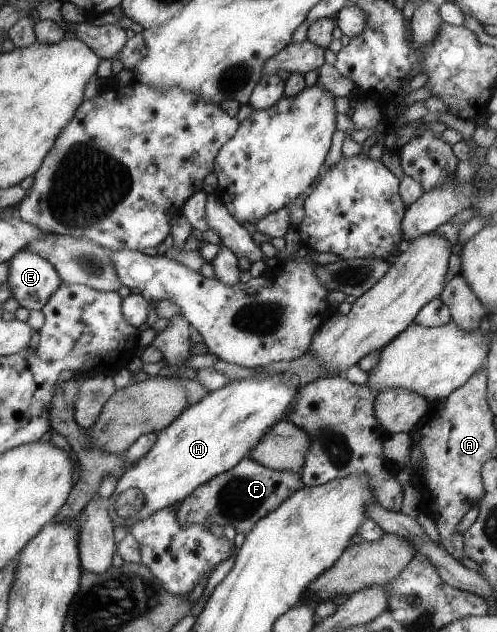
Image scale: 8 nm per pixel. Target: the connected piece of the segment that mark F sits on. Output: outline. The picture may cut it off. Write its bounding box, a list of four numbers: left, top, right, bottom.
[176,456,304,536]

